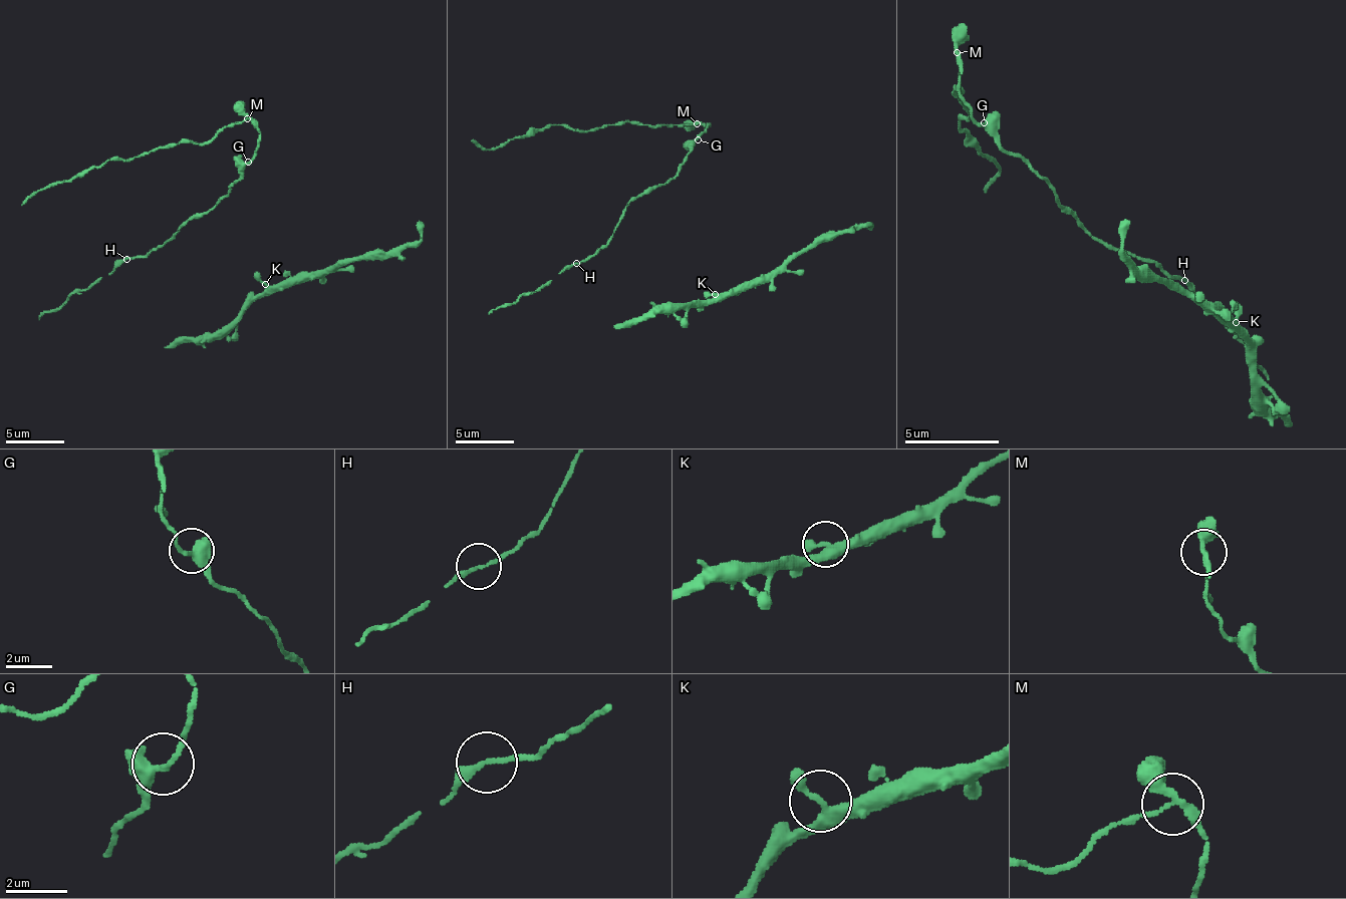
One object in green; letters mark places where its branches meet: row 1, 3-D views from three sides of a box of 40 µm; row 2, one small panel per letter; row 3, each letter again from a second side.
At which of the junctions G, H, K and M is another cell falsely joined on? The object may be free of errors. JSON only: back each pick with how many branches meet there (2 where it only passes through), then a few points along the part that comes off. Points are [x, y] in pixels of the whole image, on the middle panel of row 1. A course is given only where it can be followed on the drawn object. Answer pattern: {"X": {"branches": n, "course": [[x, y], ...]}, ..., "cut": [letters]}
{"M": {"branches": 3, "course": [[698, 122], [671, 125], [627, 122], [581, 131], [558, 125], [491, 148], [471, 139]]}, "cut": ["M"]}

